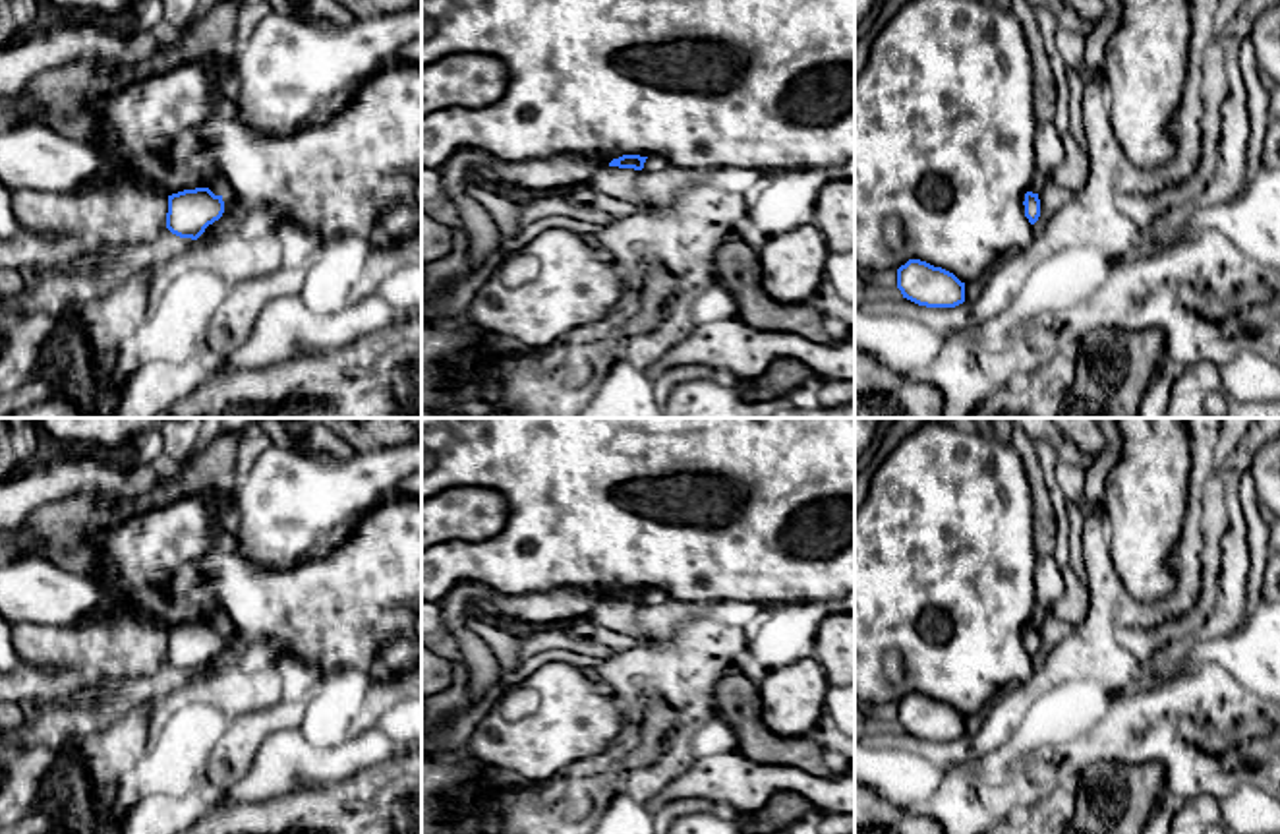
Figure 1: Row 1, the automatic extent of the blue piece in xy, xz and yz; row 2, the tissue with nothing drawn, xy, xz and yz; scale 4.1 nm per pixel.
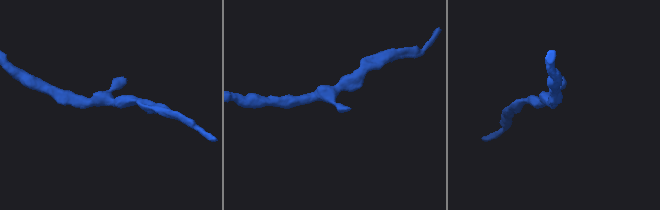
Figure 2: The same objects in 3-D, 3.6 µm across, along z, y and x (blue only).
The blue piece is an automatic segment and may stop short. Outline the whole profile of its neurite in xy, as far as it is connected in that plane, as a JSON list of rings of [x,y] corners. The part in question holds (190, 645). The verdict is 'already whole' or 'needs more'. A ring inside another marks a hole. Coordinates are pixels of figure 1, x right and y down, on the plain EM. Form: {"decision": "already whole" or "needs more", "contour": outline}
{"decision": "already whole", "contour": [[[209,621],[184,623],[168,629],[166,662],[180,671],[197,673],[222,646],[222,629]]]}

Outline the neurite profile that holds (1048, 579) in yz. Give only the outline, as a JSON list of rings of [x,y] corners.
[[[1038,555],[1034,584],[1036,606],[1029,625],[1038,627],[1046,619],[1050,606],[1063,594],[1062,567],[1054,555]]]

